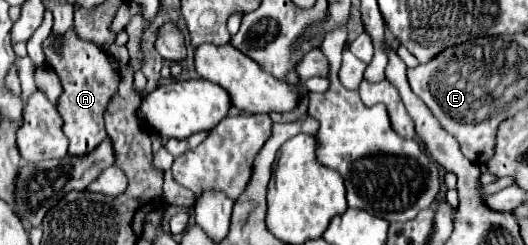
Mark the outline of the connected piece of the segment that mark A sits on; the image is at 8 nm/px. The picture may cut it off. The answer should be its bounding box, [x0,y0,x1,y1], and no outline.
[42,33,118,157]

